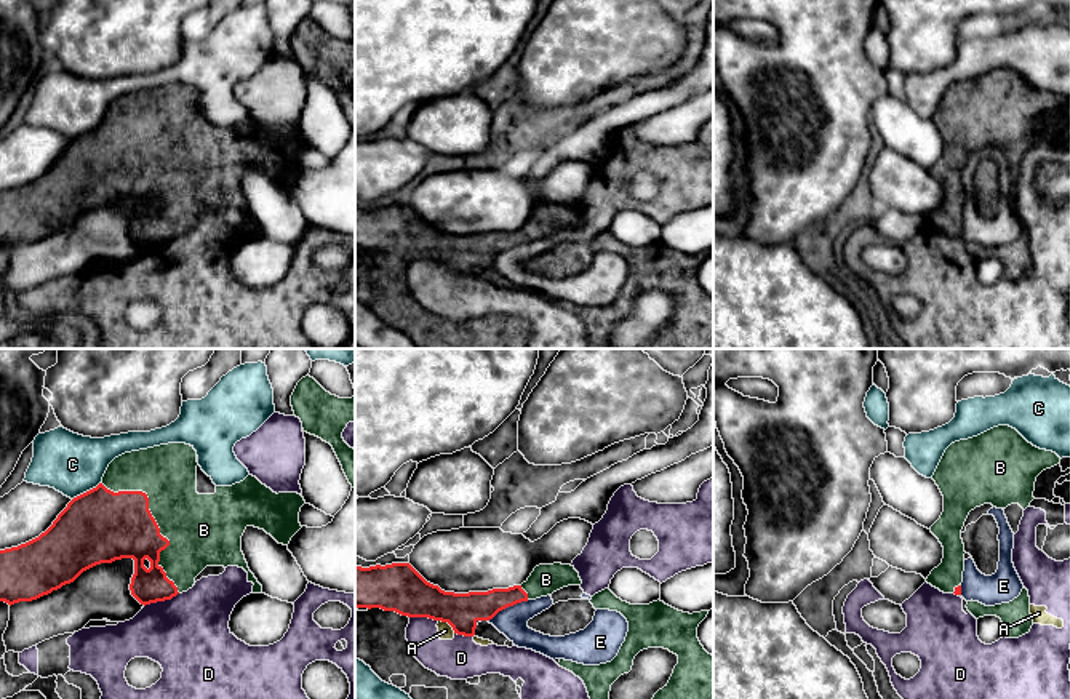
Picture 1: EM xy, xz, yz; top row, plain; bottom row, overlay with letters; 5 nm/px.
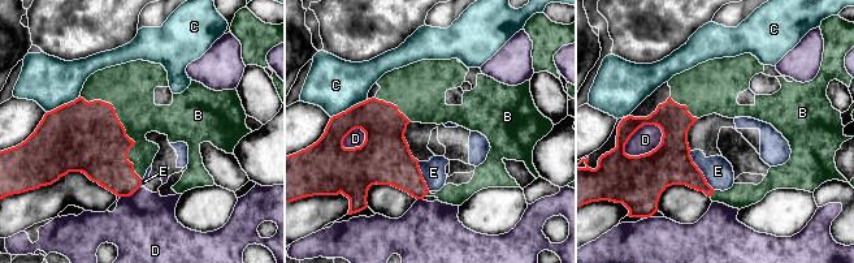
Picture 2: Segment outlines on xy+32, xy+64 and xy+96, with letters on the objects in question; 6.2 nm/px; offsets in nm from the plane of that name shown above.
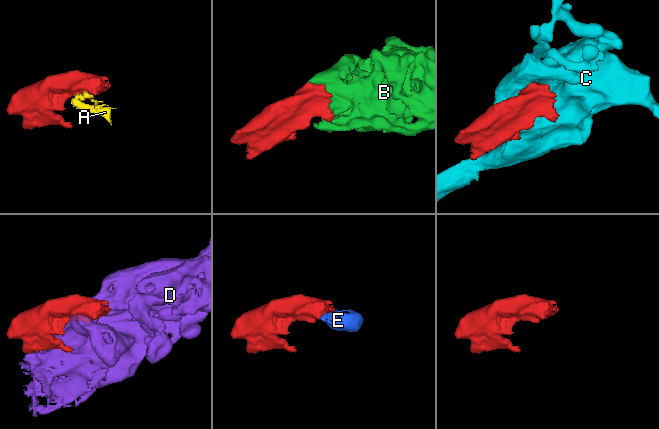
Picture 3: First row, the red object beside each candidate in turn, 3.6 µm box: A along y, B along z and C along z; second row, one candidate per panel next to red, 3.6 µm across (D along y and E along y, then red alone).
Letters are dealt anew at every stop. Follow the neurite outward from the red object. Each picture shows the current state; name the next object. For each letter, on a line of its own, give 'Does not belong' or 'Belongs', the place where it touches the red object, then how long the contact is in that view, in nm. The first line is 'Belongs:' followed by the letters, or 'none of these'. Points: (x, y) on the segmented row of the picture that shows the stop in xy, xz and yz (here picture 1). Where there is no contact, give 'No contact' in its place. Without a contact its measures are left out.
Belongs: B
A: Does not belong. Touches red at xz (448, 623). Shared border 110 nm
B: Belongs. Touches red at xy (155, 522). Shared border 700 nm
C: Does not belong. Touches red at xy (87, 491). Shared border 170 nm
D: Does not belong. Touches red at xy (160, 600). Shared border 190 nm
E: Does not belong. Touches red at xz (507, 607). Shared border 240 nm

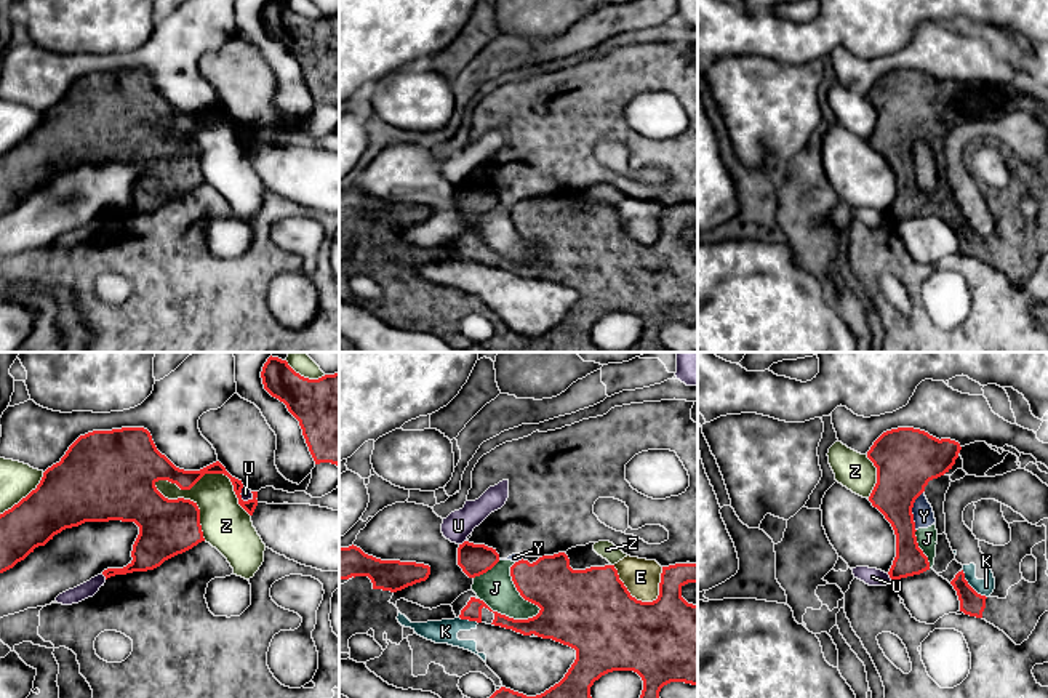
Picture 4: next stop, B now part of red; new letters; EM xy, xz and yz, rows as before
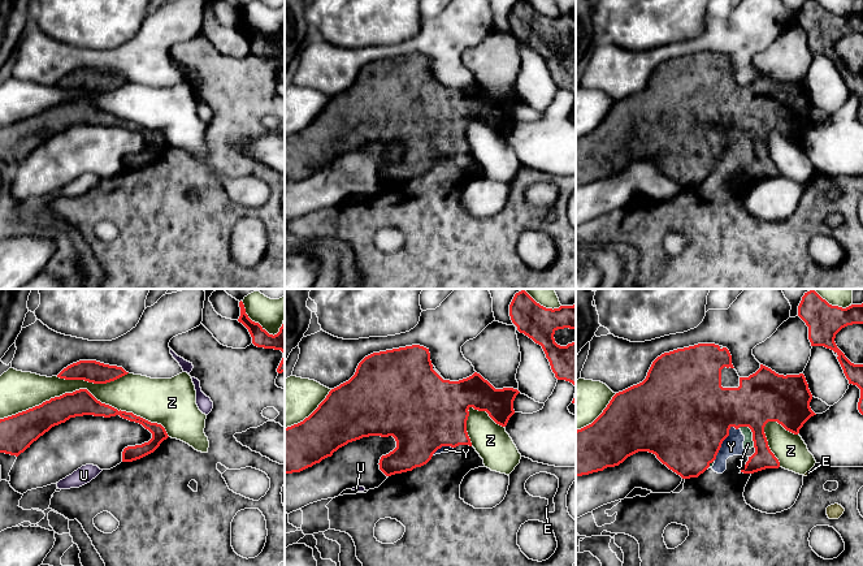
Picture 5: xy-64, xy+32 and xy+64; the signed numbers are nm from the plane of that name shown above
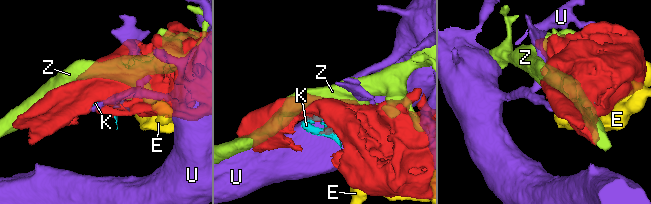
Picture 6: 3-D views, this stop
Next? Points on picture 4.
Belongs: none of these
E: Does not belong. Touches red at xz (629, 594). Shared border 280 nm
J: Does not belong. Touches red at xz (522, 596). Shared border 320 nm
K: Does not belong. Touches red at yz (968, 585). Shared border 200 nm
U: Does not belong. Touches red at xz (464, 541). Shared border 50 nm
Y: Does not belong. Touches red at yz (911, 511). Shared border 200 nm
Z: Does not belong. Touches red at xy (210, 473). Shared border 500 nm

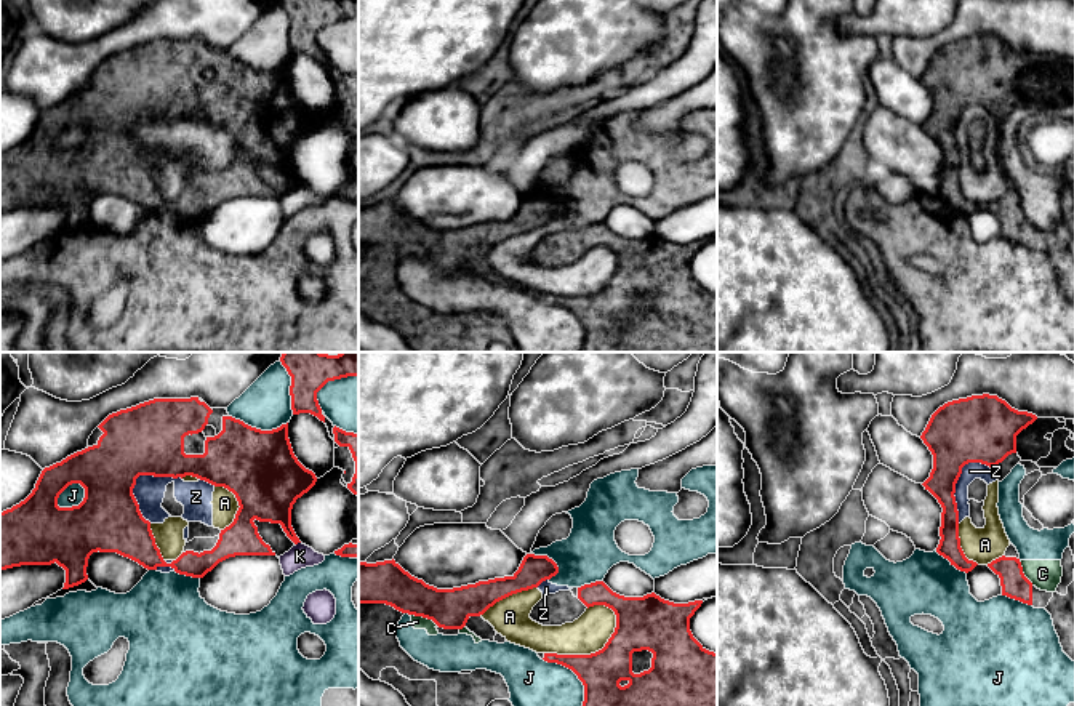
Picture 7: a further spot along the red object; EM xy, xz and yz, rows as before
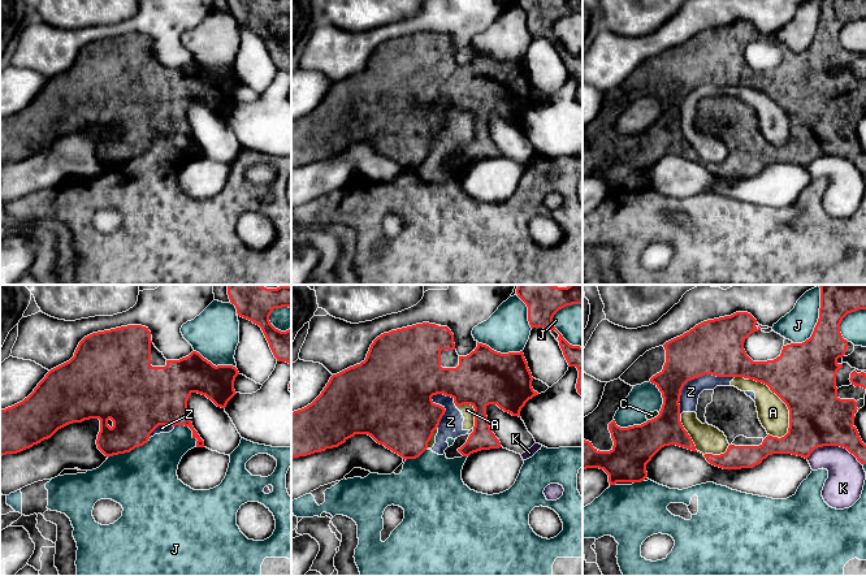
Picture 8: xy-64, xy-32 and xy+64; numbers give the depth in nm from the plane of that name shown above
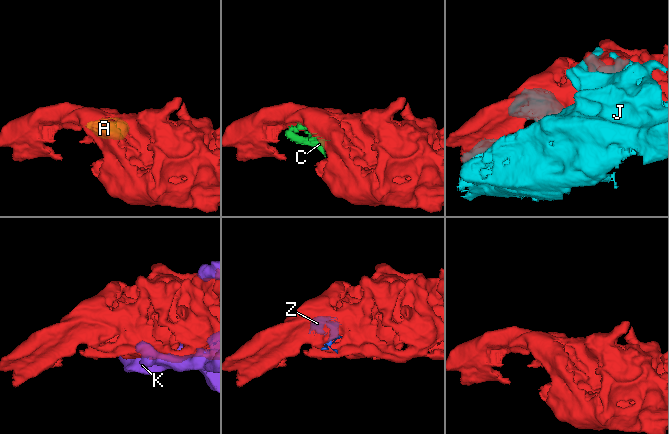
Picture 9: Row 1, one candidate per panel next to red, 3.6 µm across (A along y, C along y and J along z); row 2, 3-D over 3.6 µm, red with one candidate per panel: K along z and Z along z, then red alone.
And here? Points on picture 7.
Belongs: none of these
A: Does not belong. Touches red at xz (591, 653). Shared border 420 nm
C: Does not belong. Touches red at xz (424, 617). Shared border 160 nm
J: Does not belong. Touches red at xy (74, 506). Shared border 170 nm
K: Does not belong. Touches red at xy (298, 541). Shared border 30 nm
Z: Does not belong. Touches red at xy (138, 476). Shared border 280 nm

